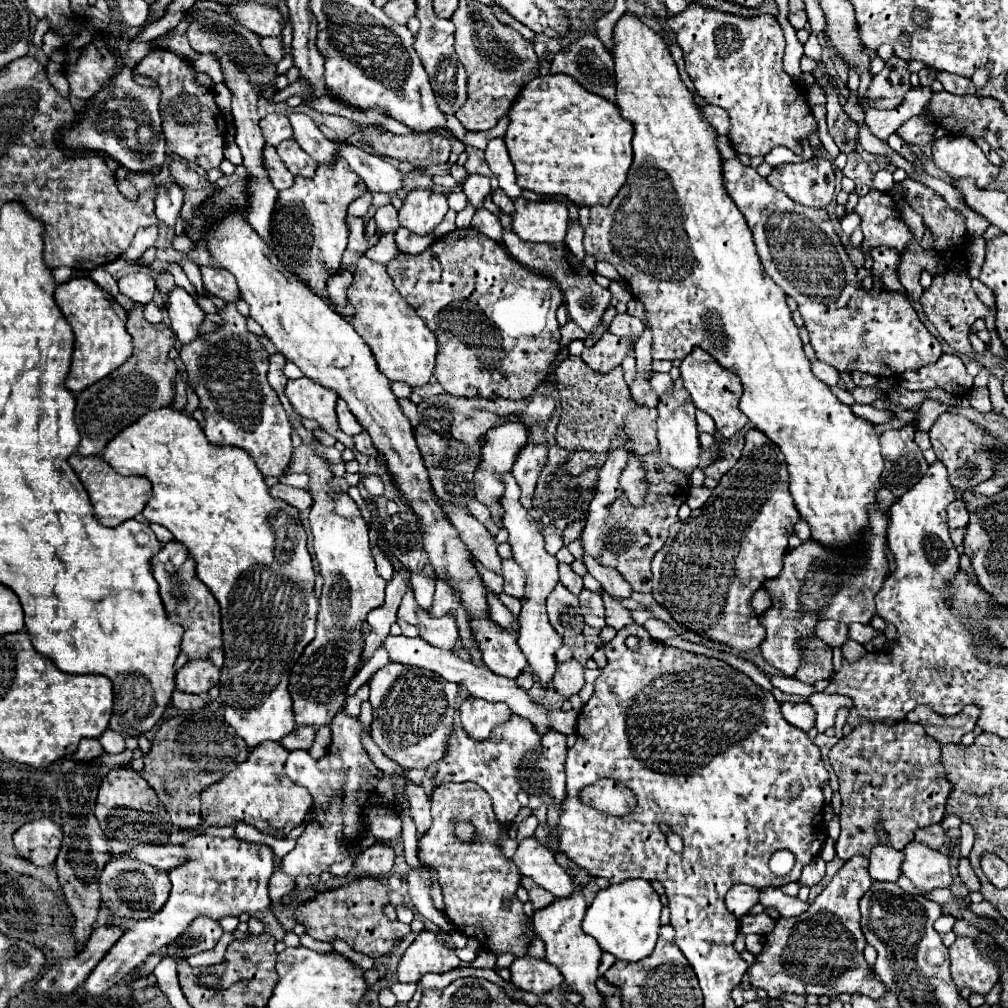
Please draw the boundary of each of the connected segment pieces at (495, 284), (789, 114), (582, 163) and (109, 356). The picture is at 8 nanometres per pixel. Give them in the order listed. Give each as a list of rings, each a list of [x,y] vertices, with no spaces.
[[[474,228],[454,230],[438,238],[422,254],[398,254],[386,268],[400,296],[438,338],[434,378],[448,394],[522,400],[536,390],[544,368],[548,368],[548,360],[552,360],[552,352],[560,350],[556,308],[562,304],[562,292],[550,278],[524,268],[498,242]]]
[[[690,2],[688,8],[680,14],[670,14],[666,4],[660,4],[666,26],[674,32],[678,46],[684,52],[686,72],[694,82],[698,94],[708,102],[722,106],[730,114],[730,142],[736,154],[748,156],[766,156],[776,146],[786,146],[794,154],[802,154],[802,140],[808,140],[812,132],[818,130],[818,122],[810,110],[806,98],[806,86],[790,78],[782,68],[784,56],[784,32],[774,14],[760,14],[744,18],[738,14],[714,10],[698,2]]]
[[[548,74],[534,78],[522,88],[520,96],[510,108],[510,126],[504,142],[516,168],[516,182],[522,188],[542,196],[564,194],[574,204],[592,208],[596,204],[610,204],[626,182],[632,164],[632,138],[634,126],[620,116],[620,108],[614,102],[588,92],[570,76]]]
[[[72,278],[60,284],[54,292],[54,298],[74,330],[74,356],[68,388],[72,392],[82,392],[84,388],[114,372],[132,356],[132,336],[126,330],[128,314],[120,304],[116,306],[114,298],[110,298],[108,292],[92,278]]]

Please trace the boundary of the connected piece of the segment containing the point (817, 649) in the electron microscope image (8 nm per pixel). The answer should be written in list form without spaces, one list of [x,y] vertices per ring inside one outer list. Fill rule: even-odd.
[[[806,638],[806,662],[798,668],[796,678],[804,684],[814,684],[818,680],[828,680],[832,674],[832,648],[820,638]]]

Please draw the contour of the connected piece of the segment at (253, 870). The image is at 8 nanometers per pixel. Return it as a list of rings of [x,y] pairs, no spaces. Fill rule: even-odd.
[[[208,826],[202,832],[192,834],[182,848],[186,850],[186,860],[168,872],[172,882],[168,902],[148,920],[140,920],[126,928],[124,936],[108,950],[82,984],[88,994],[102,996],[150,954],[156,954],[162,946],[172,944],[198,916],[220,920],[224,916],[240,916],[242,912],[256,914],[270,908],[268,882],[276,868],[276,854],[270,846],[236,838],[232,826]]]

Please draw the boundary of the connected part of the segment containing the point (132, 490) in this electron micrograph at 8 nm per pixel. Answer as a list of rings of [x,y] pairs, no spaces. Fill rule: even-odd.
[[[72,454],[68,458],[68,464],[72,470],[76,472],[80,482],[84,484],[92,508],[94,508],[94,518],[102,524],[102,526],[118,526],[120,522],[134,518],[136,514],[140,514],[150,498],[152,486],[144,476],[122,476],[118,472],[114,472],[100,456],[80,456],[80,454]]]

